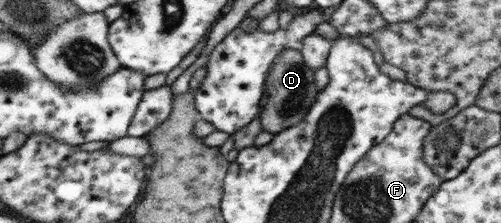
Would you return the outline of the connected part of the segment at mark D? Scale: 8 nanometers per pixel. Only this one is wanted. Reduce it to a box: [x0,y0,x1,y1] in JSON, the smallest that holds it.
[260,46,318,134]

